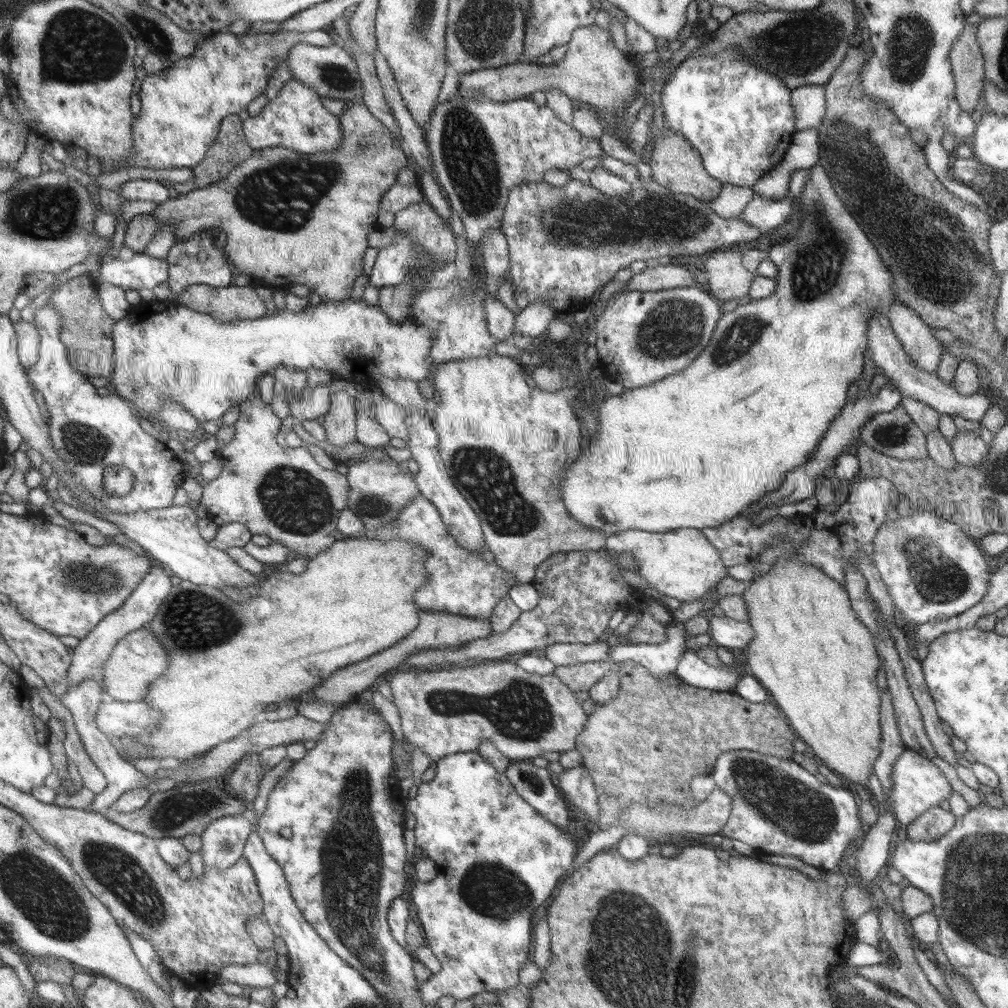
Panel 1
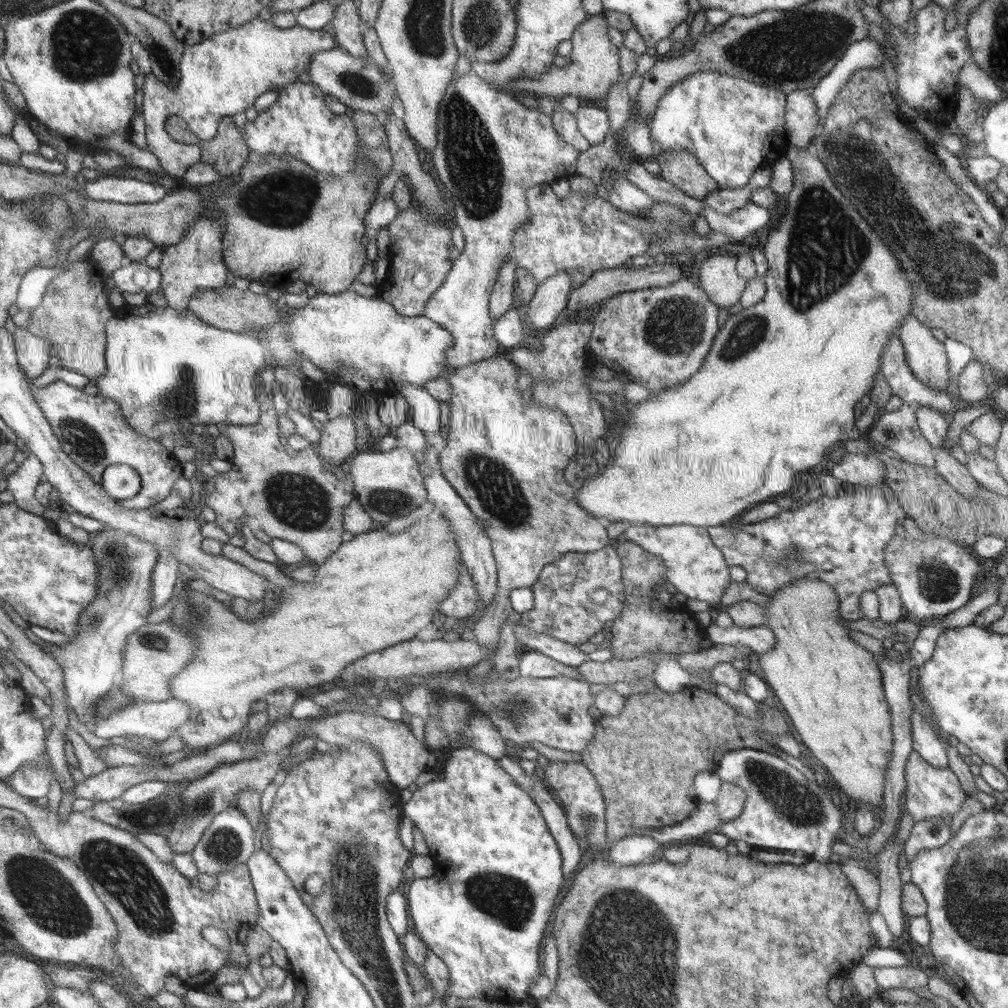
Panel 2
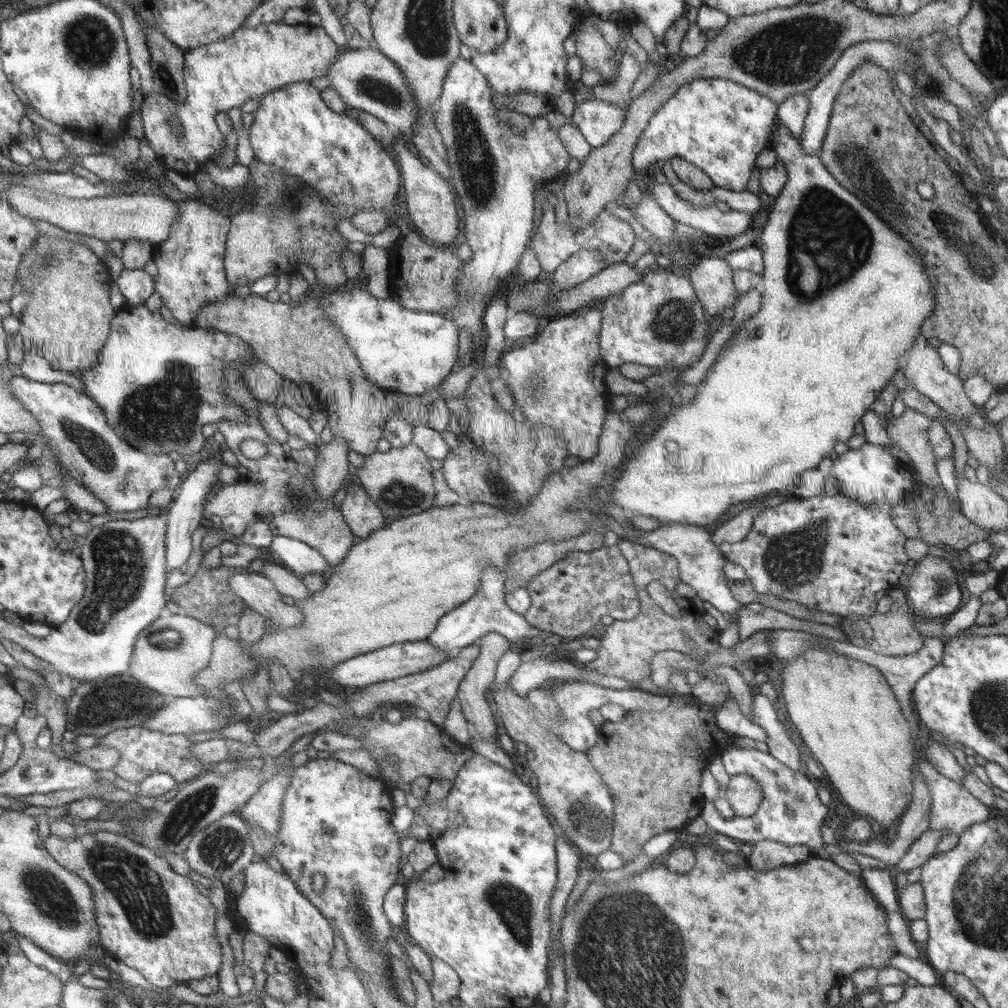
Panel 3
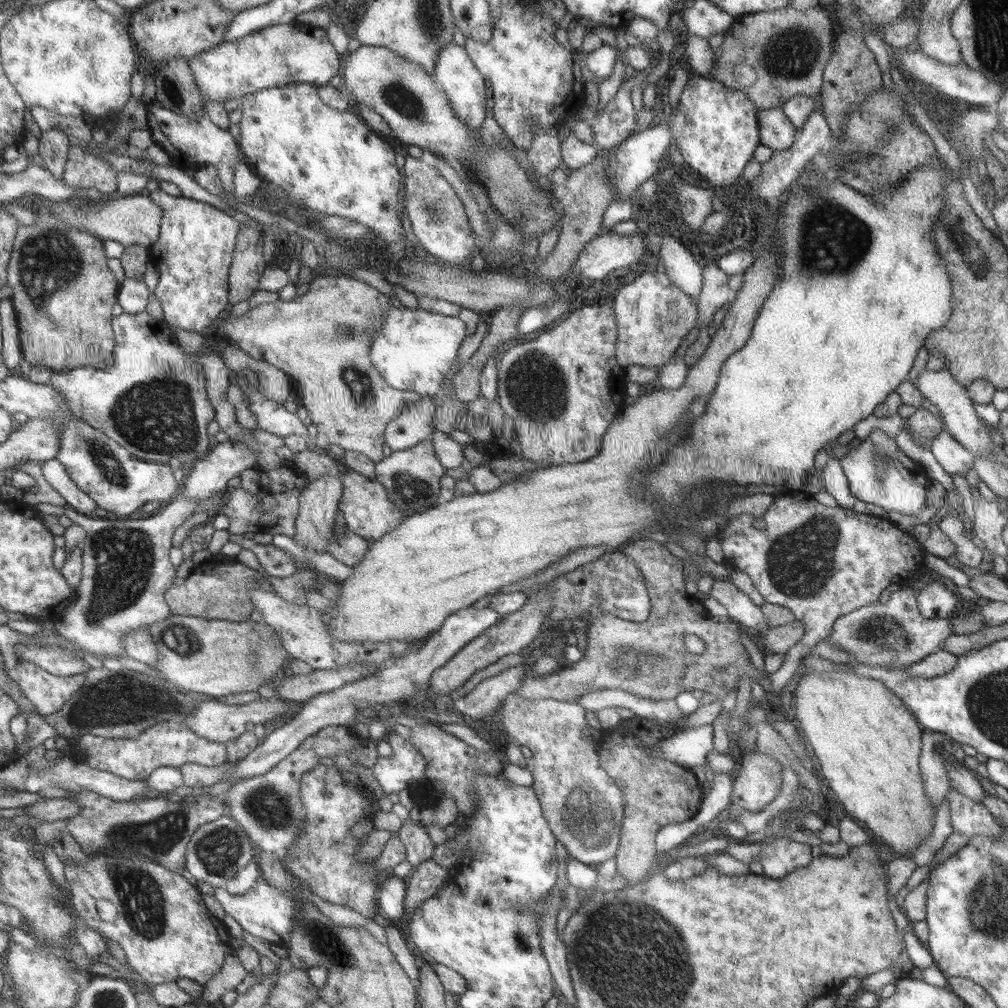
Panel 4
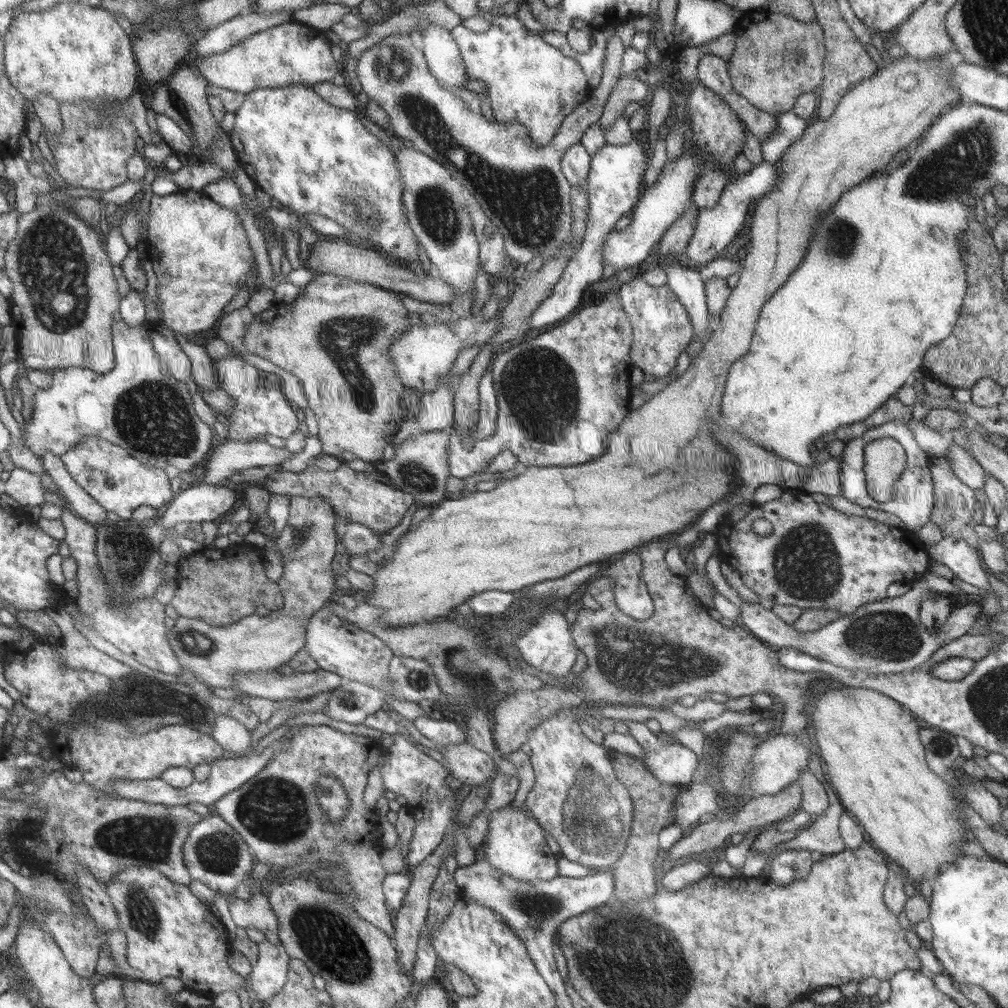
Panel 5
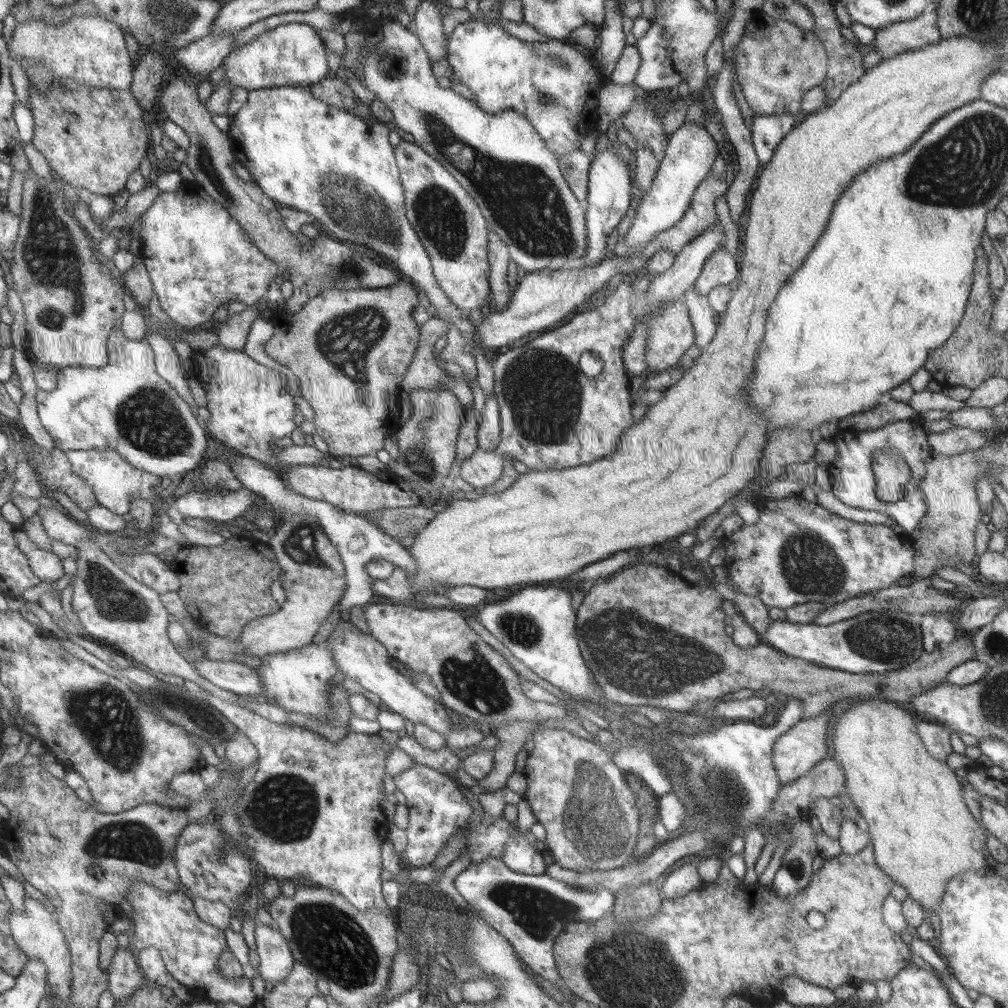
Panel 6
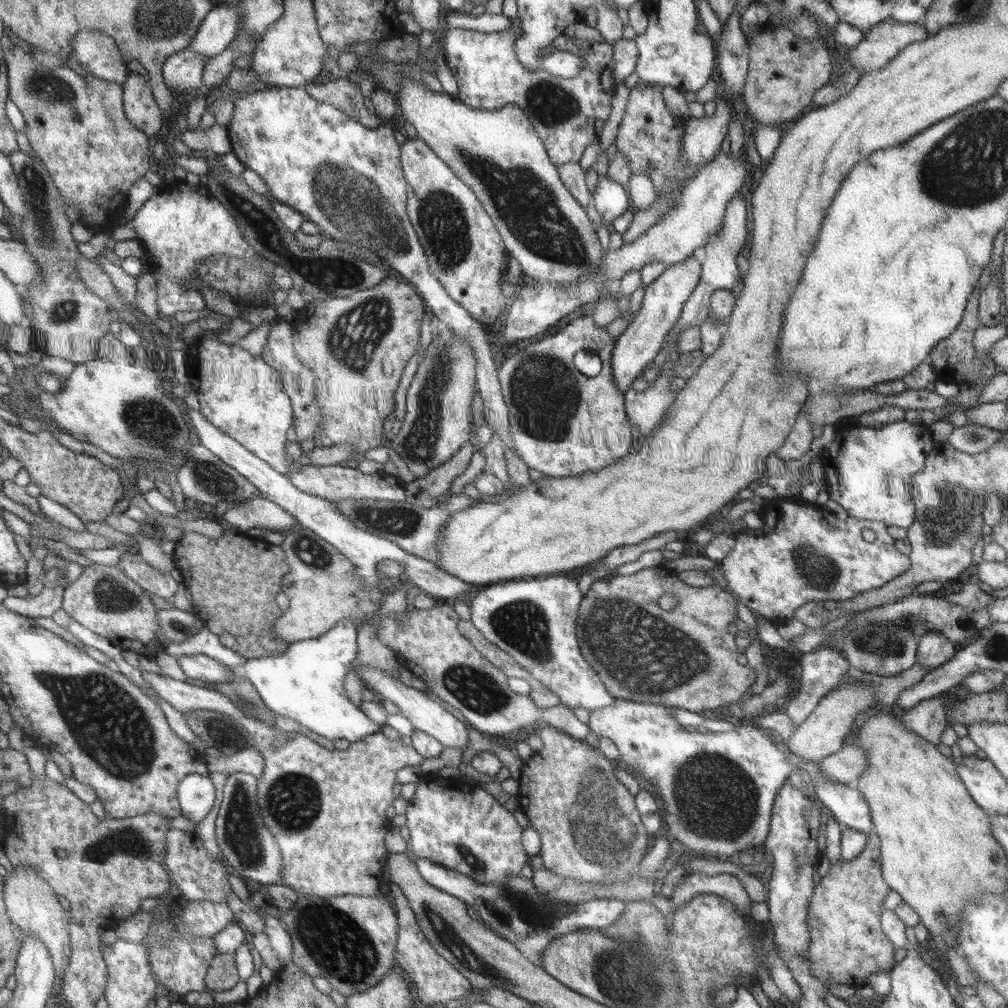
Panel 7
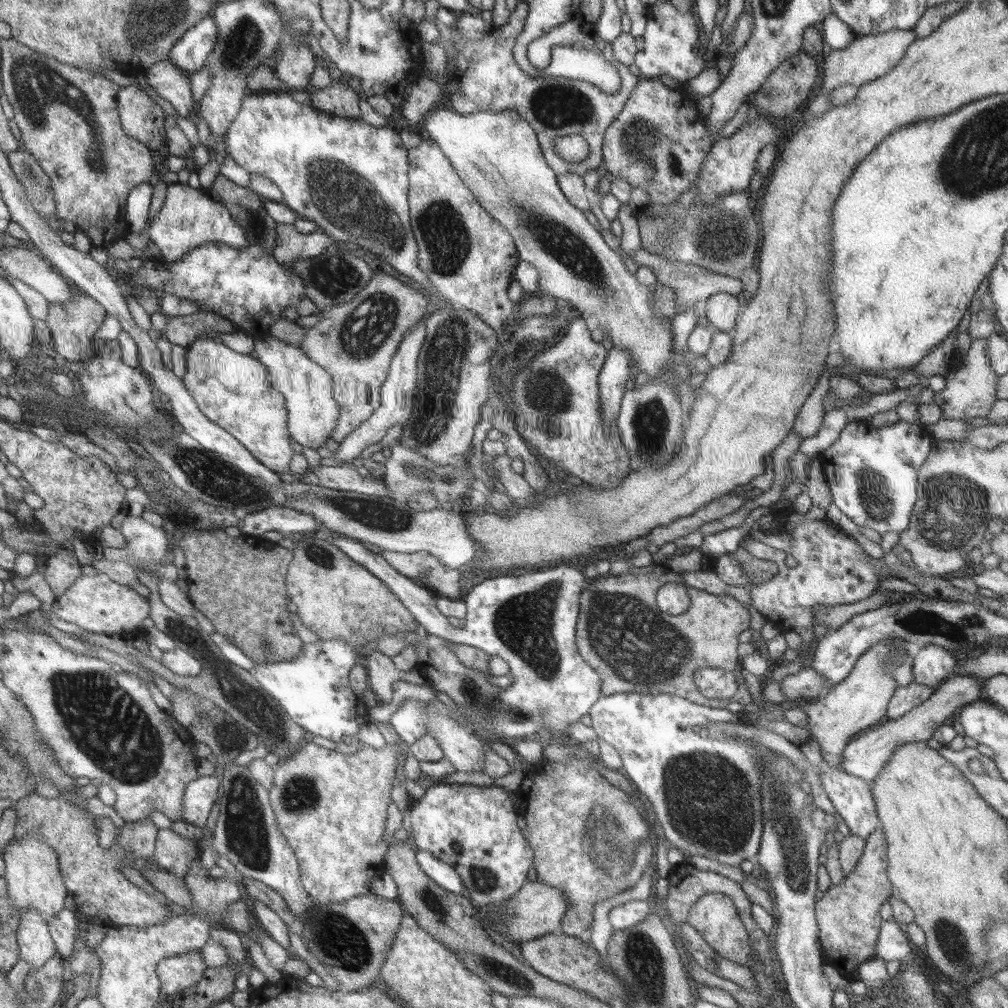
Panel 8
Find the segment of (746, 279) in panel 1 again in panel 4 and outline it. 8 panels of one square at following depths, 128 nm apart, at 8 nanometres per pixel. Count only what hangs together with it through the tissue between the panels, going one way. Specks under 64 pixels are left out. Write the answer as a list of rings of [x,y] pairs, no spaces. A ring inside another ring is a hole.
[[[708,263],[703,271],[703,285],[701,293],[697,298],[698,303],[698,316],[701,318],[699,320],[699,326],[703,328],[704,326],[710,326],[713,320],[714,314],[718,312],[719,308],[724,307],[728,302],[735,297],[735,292],[729,287],[729,275],[720,270],[720,267],[716,263]]]

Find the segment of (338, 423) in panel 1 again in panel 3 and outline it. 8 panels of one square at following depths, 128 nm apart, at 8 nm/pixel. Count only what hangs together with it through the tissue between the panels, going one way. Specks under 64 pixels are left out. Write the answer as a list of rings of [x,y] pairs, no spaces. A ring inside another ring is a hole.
[[[332,438],[329,444],[316,447],[317,461],[313,468],[313,485],[322,499],[332,496],[350,474],[349,449],[342,439]]]

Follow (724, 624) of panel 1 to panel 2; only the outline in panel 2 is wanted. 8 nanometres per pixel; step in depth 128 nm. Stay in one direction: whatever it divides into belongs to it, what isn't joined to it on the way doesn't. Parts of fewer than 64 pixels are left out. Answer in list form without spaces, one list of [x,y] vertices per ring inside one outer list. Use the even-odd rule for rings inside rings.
[[[713,622],[706,628],[706,637],[712,644],[746,646],[758,655],[770,653],[777,641],[777,636],[773,630],[770,630],[770,627],[752,626],[742,628],[734,624],[732,627],[724,628]]]

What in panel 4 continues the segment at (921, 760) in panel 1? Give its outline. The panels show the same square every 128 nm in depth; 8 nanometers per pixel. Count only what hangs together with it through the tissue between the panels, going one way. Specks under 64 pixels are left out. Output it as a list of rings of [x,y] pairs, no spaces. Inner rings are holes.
[[[954,788],[949,789],[946,797],[950,802],[950,822],[954,828],[953,832],[970,838],[999,836],[1003,832],[1003,827],[982,802],[976,802]]]

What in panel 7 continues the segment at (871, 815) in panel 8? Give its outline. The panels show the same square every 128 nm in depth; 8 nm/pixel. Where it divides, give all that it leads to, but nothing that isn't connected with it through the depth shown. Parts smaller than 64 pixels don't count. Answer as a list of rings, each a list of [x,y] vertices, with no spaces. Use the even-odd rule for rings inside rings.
[[[621,699],[612,706],[594,709],[591,711],[587,725],[591,731],[596,734],[596,736],[609,738],[614,744],[616,744],[619,753],[621,754],[620,763],[623,767],[629,769],[638,777],[644,778],[648,784],[652,784],[652,786],[656,788],[656,794],[660,794],[662,804],[664,804],[664,810],[666,810],[663,820],[666,822],[666,826],[668,826],[670,836],[672,836],[673,839],[676,839],[677,843],[682,843],[682,845],[686,846],[686,848],[690,848],[690,850],[694,851],[696,856],[700,855],[704,858],[726,861],[726,858],[732,858],[732,856],[736,856],[740,850],[746,850],[746,848],[758,848],[760,850],[760,846],[763,846],[765,843],[766,837],[769,835],[769,828],[772,826],[773,804],[777,798],[778,791],[780,791],[784,786],[788,779],[788,775],[791,772],[799,773],[797,770],[806,770],[806,772],[808,772],[817,797],[821,802],[823,802],[824,806],[831,810],[834,816],[836,816],[837,821],[843,826],[845,825],[848,828],[853,828],[858,832],[864,832],[868,835],[875,832],[875,826],[873,825],[871,819],[870,807],[868,806],[866,799],[863,797],[863,794],[859,791],[859,788],[855,784],[849,785],[830,780],[828,777],[825,777],[825,774],[819,769],[818,762],[804,760],[801,756],[791,753],[790,751],[781,752],[776,748],[776,740],[778,739],[778,736],[774,733],[767,731],[764,728],[760,728],[750,721],[742,721],[739,725],[736,725],[737,729],[734,729],[734,731],[730,730],[728,732],[707,732],[706,734],[694,734],[694,732],[688,732],[688,730],[686,730],[686,728],[682,728],[682,726],[678,728],[678,722],[672,718],[670,710],[672,710],[672,708],[670,708],[670,705],[667,704],[639,703],[638,701]]]

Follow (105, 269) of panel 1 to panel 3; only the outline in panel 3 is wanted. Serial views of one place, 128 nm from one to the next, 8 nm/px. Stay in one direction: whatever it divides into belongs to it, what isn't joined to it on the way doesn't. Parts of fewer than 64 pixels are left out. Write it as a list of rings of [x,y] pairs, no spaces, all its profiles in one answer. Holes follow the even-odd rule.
[[[124,269],[117,278],[120,292],[124,295],[125,304],[144,305],[155,292],[155,279],[142,270]]]

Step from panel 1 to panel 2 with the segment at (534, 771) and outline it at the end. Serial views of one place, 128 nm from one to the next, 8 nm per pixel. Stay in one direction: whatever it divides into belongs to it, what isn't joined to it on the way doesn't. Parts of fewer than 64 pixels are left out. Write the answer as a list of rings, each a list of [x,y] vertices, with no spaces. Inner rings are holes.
[[[507,755],[501,756],[497,761],[537,802],[542,817],[544,817],[544,821],[546,822],[546,826],[560,850],[564,878],[570,878],[569,873],[574,873],[574,870],[576,870],[578,864],[580,864],[580,859],[584,854],[584,846],[583,843],[578,840],[577,836],[574,836],[572,829],[569,827],[565,809],[554,802],[554,796],[546,790],[547,786],[544,786],[544,784],[538,780],[536,771],[534,778],[532,778],[532,775],[528,776],[528,774],[518,766],[516,758]]]

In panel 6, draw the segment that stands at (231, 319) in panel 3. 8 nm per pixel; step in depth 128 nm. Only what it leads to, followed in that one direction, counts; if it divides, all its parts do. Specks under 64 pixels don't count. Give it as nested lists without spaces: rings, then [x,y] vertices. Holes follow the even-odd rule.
[[[404,278],[389,287],[331,288],[308,300],[296,314],[274,311],[275,331],[265,344],[266,352],[300,380],[301,396],[314,410],[316,433],[328,444],[328,454],[343,459],[376,455],[378,450],[384,449],[386,436],[391,437],[400,430],[403,422],[398,410],[398,390],[420,340],[420,328],[412,318],[416,306],[418,294]],[[392,406],[394,412],[390,412]]]

